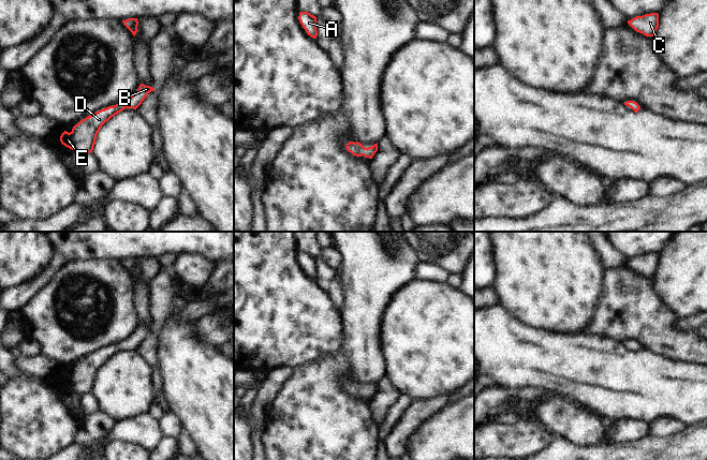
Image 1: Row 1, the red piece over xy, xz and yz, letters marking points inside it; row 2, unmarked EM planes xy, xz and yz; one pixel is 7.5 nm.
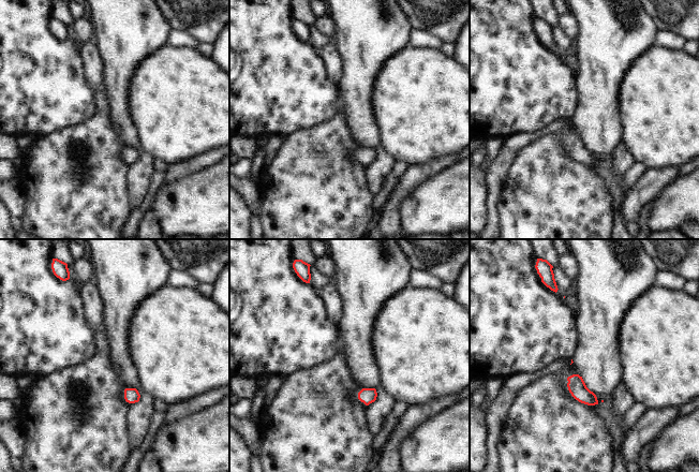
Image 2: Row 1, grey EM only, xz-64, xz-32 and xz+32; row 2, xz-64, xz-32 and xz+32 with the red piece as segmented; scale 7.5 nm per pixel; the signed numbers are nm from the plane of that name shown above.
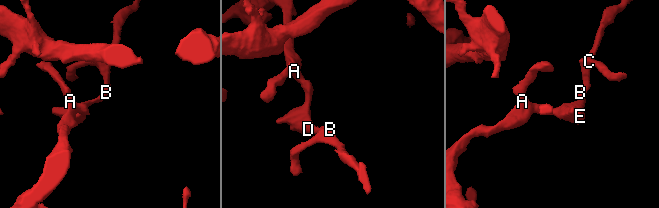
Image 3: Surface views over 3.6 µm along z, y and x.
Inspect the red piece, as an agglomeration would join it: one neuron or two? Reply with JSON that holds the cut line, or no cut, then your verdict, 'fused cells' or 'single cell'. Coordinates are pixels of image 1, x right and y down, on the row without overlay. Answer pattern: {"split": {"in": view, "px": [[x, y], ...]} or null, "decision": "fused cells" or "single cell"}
{"split": null, "decision": "single cell"}

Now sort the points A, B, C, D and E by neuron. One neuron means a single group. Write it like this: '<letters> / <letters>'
A B C D E

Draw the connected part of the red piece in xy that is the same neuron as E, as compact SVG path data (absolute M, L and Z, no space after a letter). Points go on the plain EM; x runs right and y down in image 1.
M141 324L137 331L122 344L108 346L86 357L75 365L70 373L64 371L60 376L61 384L74 390L80 397L92 392L98 372L102 366L124 348L136 351L151 331L154 331L154 328Z

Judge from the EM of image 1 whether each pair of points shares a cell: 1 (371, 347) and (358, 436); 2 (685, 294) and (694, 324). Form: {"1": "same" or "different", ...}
{"1": "different", "2": "different"}

